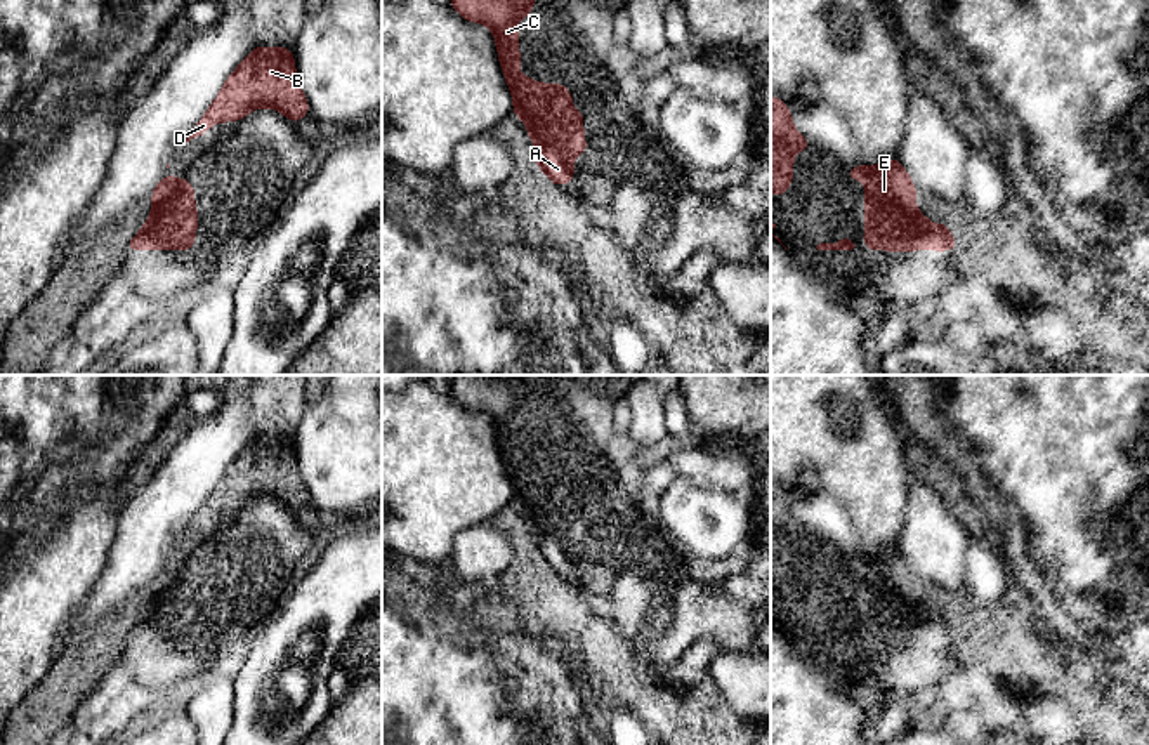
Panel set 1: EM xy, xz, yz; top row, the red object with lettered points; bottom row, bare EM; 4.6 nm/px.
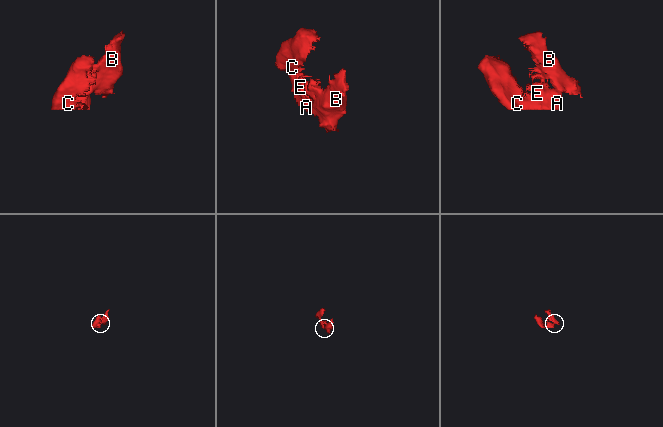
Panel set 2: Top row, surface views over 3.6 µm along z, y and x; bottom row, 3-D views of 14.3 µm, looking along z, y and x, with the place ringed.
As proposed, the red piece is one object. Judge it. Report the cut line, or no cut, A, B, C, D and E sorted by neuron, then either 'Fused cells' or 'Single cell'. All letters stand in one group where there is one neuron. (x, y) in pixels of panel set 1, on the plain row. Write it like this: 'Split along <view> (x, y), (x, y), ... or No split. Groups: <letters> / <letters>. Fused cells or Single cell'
No split. Groups: A B C D E. Single cell

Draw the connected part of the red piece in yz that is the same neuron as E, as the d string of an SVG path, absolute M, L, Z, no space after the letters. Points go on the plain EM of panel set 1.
M899 547L885 549L873 557L861 552L847 559L847 568L866 571L866 618L863 623L866 639L956 639L956 629L949 623L949 615L930 613L915 597L918 578Z

